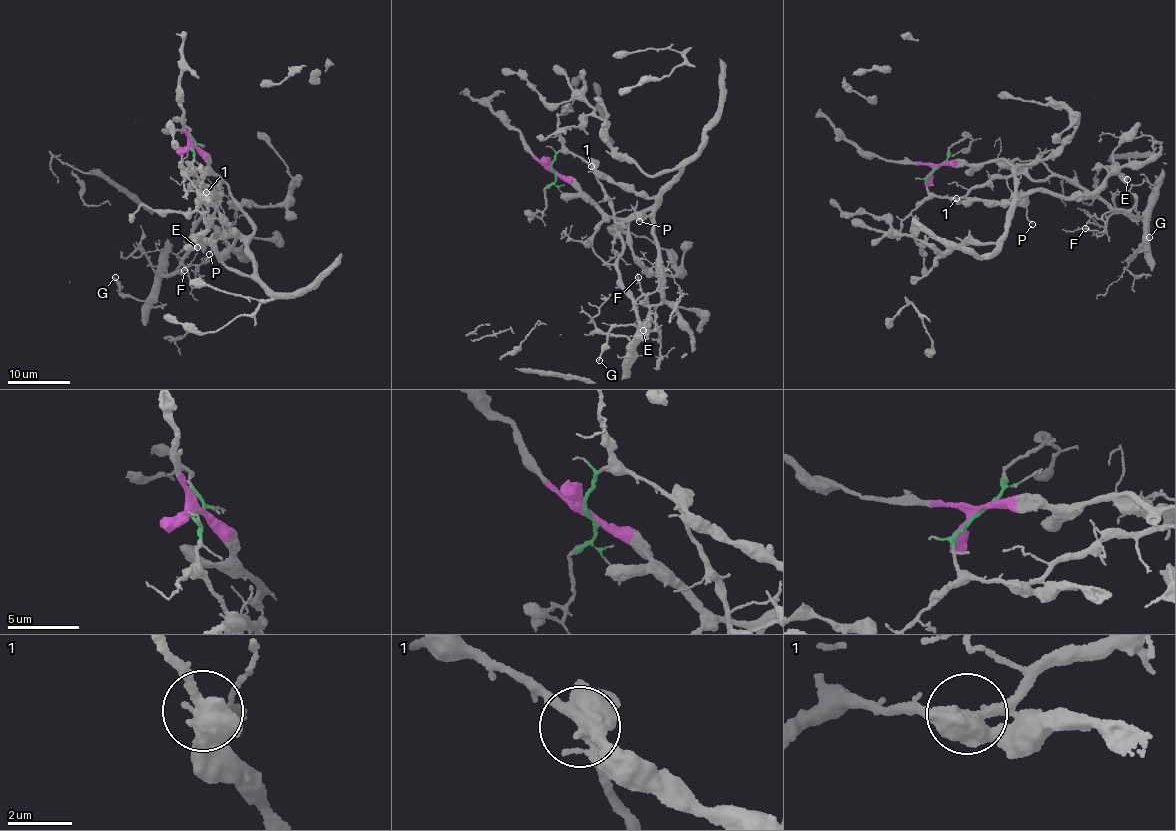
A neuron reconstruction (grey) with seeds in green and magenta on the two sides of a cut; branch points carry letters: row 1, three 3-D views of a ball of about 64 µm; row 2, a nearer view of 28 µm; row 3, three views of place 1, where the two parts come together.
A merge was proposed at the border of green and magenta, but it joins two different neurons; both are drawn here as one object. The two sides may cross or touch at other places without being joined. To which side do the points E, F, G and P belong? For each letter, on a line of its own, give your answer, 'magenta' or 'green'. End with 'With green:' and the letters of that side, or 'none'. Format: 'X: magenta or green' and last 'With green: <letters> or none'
E: magenta
F: green
G: green
P: magenta
With green: F, G

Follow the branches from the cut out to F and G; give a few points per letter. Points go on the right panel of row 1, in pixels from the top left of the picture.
F: (938, 167), (927, 189), (954, 198), (1021, 174), (1077, 182), (1109, 209), (1085, 228)
G: (938, 167), (927, 189), (954, 198), (1021, 174), (1077, 182), (1142, 221), (1144, 243), (1128, 260), (1150, 237)

